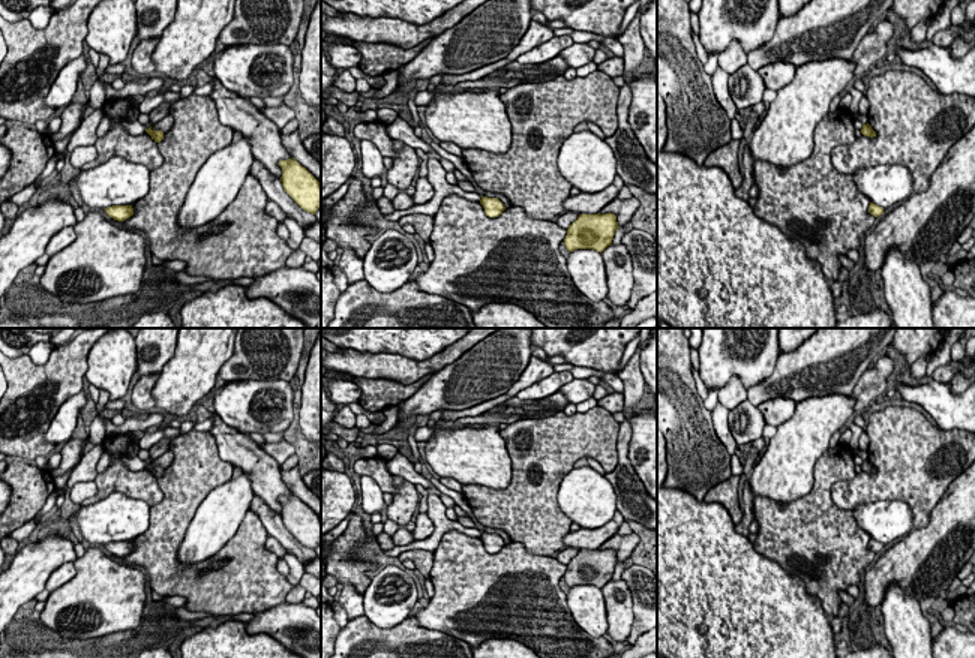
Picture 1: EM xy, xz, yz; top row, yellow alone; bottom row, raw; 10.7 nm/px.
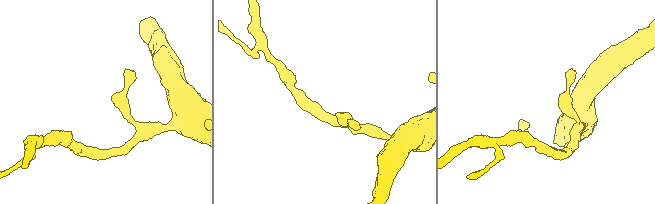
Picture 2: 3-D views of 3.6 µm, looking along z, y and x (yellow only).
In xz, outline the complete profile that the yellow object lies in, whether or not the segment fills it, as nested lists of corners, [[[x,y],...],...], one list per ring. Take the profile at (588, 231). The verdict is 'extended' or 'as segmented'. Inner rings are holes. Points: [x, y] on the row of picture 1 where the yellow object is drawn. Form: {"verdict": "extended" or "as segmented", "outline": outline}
{"verdict": "as segmented", "outline": [[[612,213],[579,214],[579,217],[567,228],[564,246],[568,252],[592,249],[602,253],[612,244],[618,228],[616,216]]]}

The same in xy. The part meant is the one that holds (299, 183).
{"verdict": "as segmented", "outline": [[[294,157],[280,160],[282,186],[285,192],[308,213],[315,214],[321,207],[321,183]]]}

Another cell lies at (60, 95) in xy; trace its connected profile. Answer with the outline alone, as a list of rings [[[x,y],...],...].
[[[81,54],[69,61],[57,75],[46,97],[45,105],[51,108],[64,108],[72,102],[78,88],[80,75],[86,70],[86,58]]]

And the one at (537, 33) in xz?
[[[531,21],[520,42],[510,51],[510,54],[506,58],[508,61],[516,61],[519,55],[528,52],[534,46],[538,46],[540,43],[548,42],[554,36],[554,30],[548,24]]]

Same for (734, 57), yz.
[[[732,40],[729,46],[718,54],[717,60],[720,69],[728,75],[732,75],[740,67],[747,64],[747,54],[738,40]]]

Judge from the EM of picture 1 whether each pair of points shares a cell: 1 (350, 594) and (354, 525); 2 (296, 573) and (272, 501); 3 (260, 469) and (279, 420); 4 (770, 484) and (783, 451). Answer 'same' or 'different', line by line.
1: different
2: different
3: different
4: same

